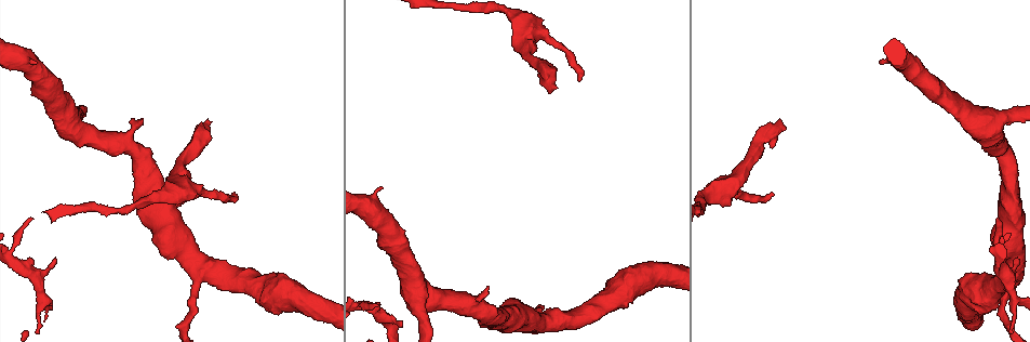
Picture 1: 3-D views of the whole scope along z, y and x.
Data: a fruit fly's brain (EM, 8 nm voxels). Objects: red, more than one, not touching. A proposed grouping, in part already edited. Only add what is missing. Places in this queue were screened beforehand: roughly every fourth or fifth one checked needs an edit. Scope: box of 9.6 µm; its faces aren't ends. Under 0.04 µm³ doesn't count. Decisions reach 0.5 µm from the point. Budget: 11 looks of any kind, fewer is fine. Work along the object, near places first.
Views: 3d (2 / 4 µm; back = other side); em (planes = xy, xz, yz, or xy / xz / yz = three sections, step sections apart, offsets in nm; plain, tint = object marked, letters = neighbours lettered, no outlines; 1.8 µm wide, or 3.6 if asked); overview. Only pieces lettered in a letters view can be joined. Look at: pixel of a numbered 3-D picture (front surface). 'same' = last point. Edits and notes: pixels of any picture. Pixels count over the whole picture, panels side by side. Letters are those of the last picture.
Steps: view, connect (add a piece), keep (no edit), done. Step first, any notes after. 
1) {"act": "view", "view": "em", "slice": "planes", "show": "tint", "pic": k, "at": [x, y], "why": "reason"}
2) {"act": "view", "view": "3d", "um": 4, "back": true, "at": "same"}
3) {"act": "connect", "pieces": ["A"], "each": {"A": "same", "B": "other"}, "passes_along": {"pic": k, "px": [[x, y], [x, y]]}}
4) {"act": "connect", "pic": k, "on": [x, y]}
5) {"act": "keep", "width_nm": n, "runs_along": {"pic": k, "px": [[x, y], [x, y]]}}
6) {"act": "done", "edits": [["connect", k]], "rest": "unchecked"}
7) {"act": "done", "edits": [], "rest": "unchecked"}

{"act": "view", "view": "em", "um": 3.6, "slice": "xy", "step": 16, "show": "letters", "pic": 1, "at": [210, 122], "why": "stops while still wide"}

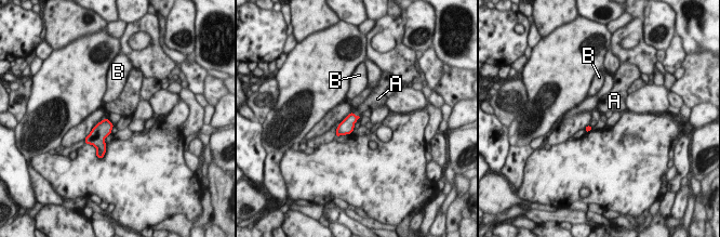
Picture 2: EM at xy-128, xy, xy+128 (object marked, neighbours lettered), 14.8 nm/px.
{"act": "view", "view": "em", "um": 3.6, "slice": "planes", "show": "letters", "at": "same"}

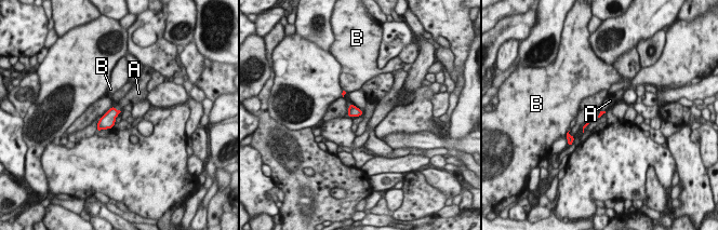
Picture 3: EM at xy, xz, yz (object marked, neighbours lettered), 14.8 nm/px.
{"act": "connect", "pieces": ["A"], "each": {"A": "same", "B": "other"}, "passes_along": {"pic": 3, "px": [[107, 121], [116, 109], [129, 98]]}, "found": "it goes on there"}

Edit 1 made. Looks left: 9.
{"act": "view", "view": "overview"}

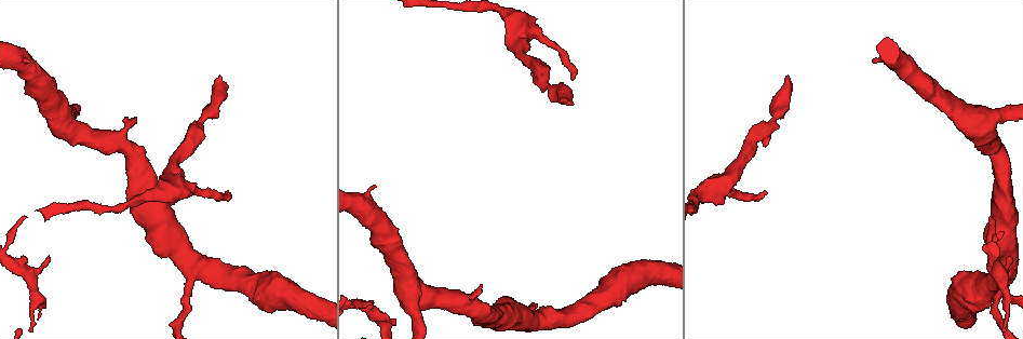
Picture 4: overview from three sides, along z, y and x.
{"act": "view", "view": "3d", "um": 2, "pic": 4, "at": [226, 192], "why": "free end"}

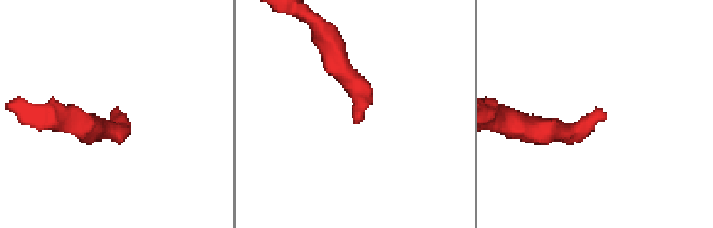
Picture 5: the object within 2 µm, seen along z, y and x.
{"act": "view", "view": "em", "slice": "yz", "step": 16, "show": "letters", "pic": 5, "at": [603, 117], "why": "now the EM"}

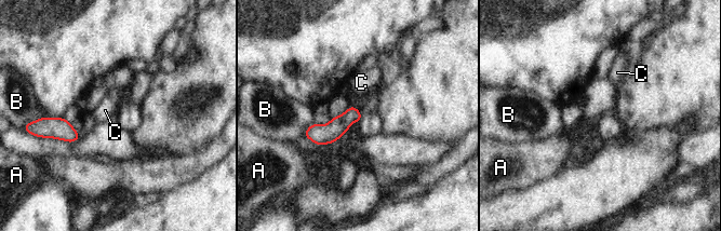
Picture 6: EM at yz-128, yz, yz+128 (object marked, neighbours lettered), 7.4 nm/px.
{"act": "view", "view": "em", "slice": "planes", "show": "letters", "at": "same", "why": "cut it another way"}

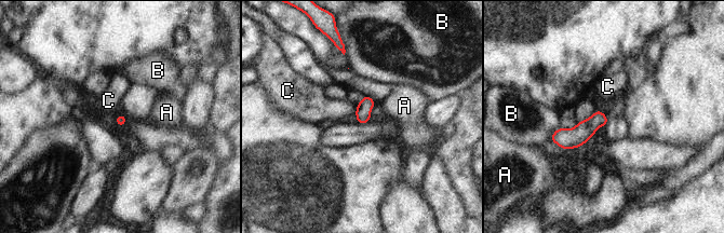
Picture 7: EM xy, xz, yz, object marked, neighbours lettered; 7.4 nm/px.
{"act": "keep", "each": {"A": "other", "B": "other", "C": "other"}, "runs_along": {"pic": 7, "px": [[604, 119], [574, 138], [553, 138]]}, "found": "none of them fits"}

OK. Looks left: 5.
{"act": "view", "view": "3d", "um": 2, "pic": 4, "at": [29, 61], "why": "stops while still wide"}

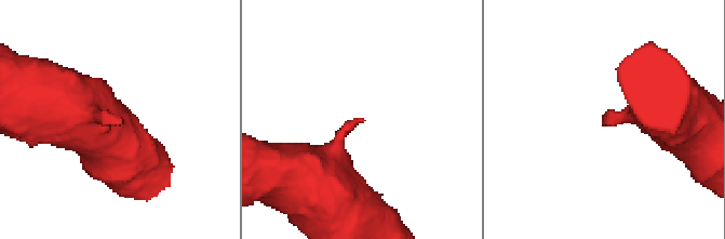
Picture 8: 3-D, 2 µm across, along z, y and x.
{"act": "view", "view": "em", "slice": "xy", "step": 8, "show": "tint", "pic": 8, "at": [602, 115]}

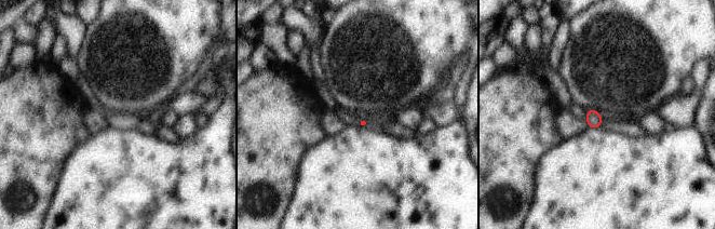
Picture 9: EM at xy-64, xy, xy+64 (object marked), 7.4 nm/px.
{"act": "view", "view": "em", "slice": "planes", "show": "letters", "at": "same", "why": "cut it another way"}

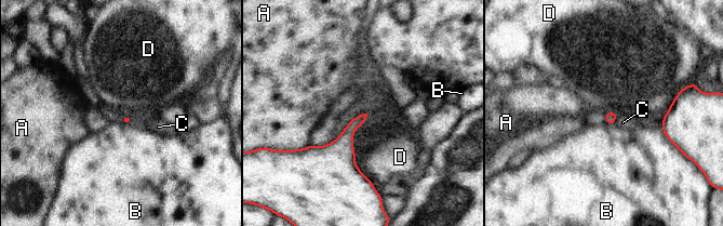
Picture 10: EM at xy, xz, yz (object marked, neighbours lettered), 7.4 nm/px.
{"act": "keep", "each": {"A": "other", "B": "other", "C": "other", "D": "other"}, "border": {"pic": 10, "px": [[678, 92], [668, 107]]}, "found": "none of them fits"}

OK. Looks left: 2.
{"act": "view", "view": "em", "slice": "planes", "show": "letters", "pic": 4, "at": [136, 118], "why": "branch stops here"}

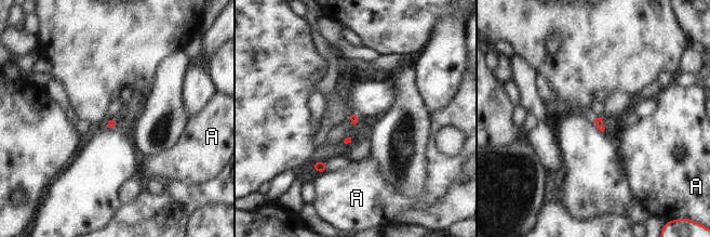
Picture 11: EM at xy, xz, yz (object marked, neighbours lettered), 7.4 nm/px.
{"act": "keep", "each": {"A": "other"}, "border": {"pic": 11, "px": [[325, 170], [319, 173]]}, "found": "none of them fits"}

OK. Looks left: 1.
{"act": "done", "edits": [["connect", 3]], "rest": "unchecked"}

